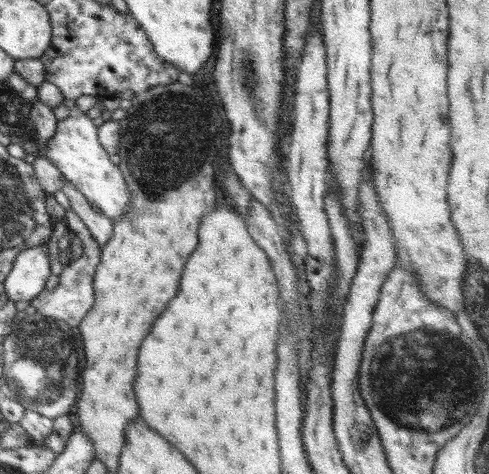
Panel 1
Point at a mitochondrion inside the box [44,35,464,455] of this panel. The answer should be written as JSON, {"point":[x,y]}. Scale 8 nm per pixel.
{"point":[165,138]}

